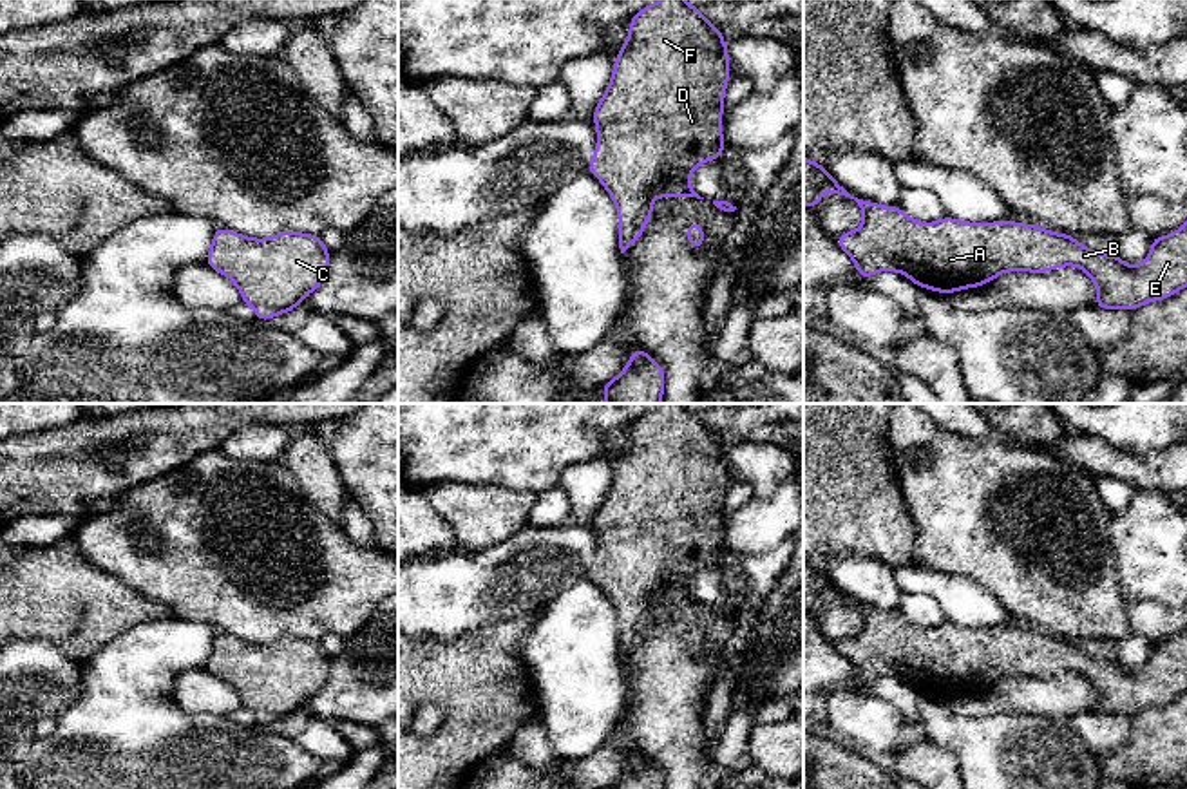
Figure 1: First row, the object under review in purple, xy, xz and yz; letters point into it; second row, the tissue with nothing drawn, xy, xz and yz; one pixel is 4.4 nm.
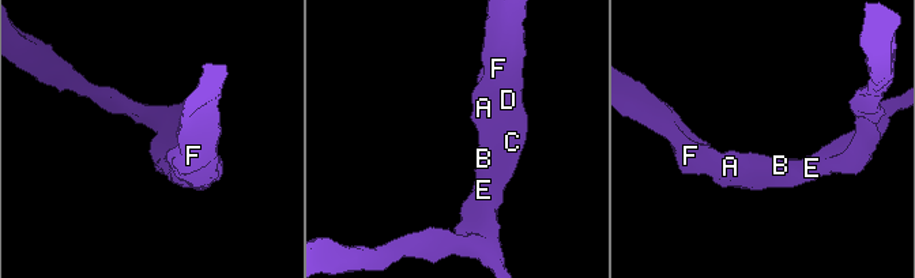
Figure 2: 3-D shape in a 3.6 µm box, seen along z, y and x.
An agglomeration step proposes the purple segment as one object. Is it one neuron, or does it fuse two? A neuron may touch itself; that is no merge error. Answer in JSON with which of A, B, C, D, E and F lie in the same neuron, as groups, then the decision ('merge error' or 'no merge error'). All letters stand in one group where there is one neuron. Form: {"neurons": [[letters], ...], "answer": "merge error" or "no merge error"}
{"neurons": [["A", "B", "C", "D", "E", "F"]], "answer": "no merge error"}

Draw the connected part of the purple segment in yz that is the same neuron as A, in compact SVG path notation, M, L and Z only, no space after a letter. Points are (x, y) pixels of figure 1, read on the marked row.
M803 157L803 203L812 212L823 192L850 197L863 210L858 230L836 235L863 279L876 271L897 271L916 286L950 295L984 286L1002 271L1046 273L1077 266L1098 290L1095 308L1129 311L1187 286L1187 223L1173 233L1153 237L1149 257L1129 266L1118 253L1091 252L1071 235L1035 224L975 224L952 217L923 224L899 206L850 195L820 163Z

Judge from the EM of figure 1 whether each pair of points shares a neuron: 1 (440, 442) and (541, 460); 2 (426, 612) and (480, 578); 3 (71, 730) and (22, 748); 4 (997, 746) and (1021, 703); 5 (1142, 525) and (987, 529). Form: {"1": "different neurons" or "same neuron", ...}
{"1": "same neuron", "2": "same neuron", "3": "different neurons", "4": "different neurons", "5": "same neuron"}

